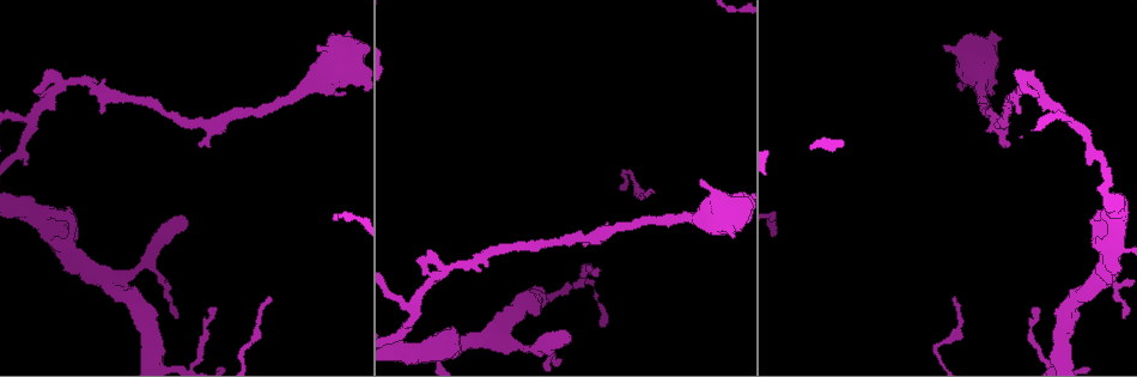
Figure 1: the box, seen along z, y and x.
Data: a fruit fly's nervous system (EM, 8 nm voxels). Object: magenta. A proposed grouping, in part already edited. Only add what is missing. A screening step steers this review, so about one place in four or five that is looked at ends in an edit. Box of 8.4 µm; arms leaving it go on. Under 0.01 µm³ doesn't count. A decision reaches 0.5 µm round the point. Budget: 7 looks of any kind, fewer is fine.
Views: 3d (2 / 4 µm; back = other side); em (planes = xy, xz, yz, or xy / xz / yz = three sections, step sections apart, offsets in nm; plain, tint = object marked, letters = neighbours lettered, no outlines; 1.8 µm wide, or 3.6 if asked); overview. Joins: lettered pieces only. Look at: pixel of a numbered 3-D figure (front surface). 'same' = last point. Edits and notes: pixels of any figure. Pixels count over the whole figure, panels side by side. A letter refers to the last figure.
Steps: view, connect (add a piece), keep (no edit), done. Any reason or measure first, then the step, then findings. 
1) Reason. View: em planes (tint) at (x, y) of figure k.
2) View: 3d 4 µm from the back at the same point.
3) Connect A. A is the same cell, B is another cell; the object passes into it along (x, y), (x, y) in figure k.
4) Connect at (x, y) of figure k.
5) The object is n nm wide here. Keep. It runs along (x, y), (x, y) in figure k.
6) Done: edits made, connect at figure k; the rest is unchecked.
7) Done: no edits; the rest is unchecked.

An open end. View: 3d 4 µm at (1022, 90) of figure 1.

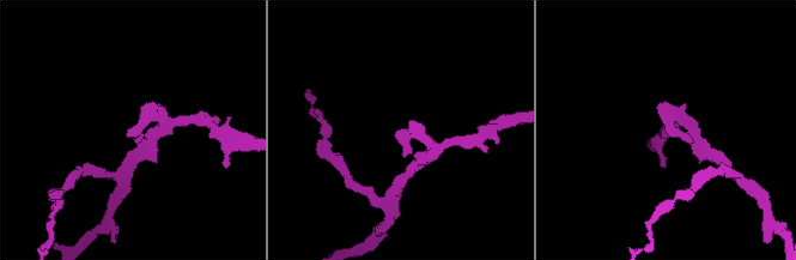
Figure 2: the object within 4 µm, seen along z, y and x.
Need the tissue. View: em planes (letters) at (397, 133) of figure 2.

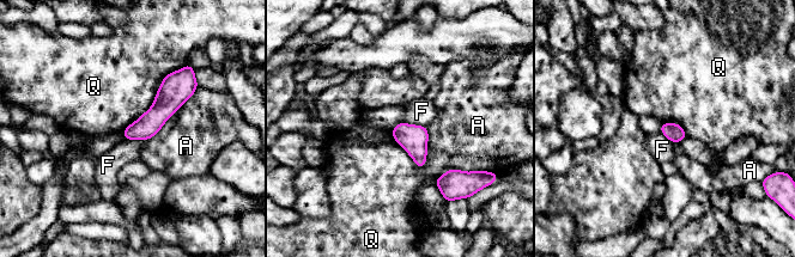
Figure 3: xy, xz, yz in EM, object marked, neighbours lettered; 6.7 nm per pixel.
Keep. A, F and Q are other cells; a border runs along (125, 138), (147, 140) in figure 3; none of them fits.

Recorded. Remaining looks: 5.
Thick end. View: 3d 4 µm at (1095, 223) of figure 1.

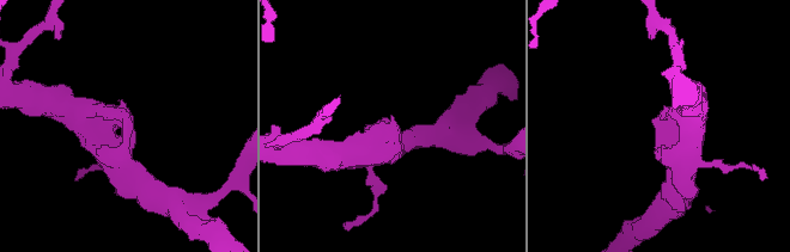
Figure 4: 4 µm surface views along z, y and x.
View: em xz step 4 (letters) at (657, 120) of figure 4.

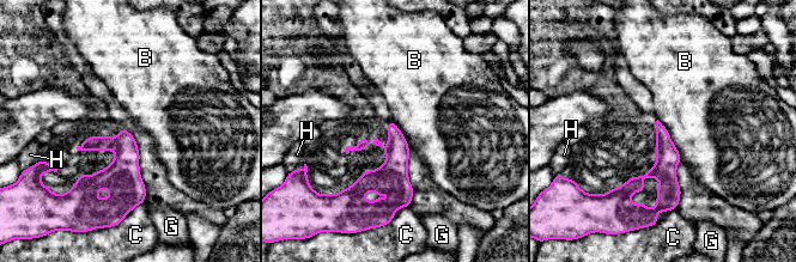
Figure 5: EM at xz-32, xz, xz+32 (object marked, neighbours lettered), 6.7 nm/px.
View: em planes (letters) at the same point.

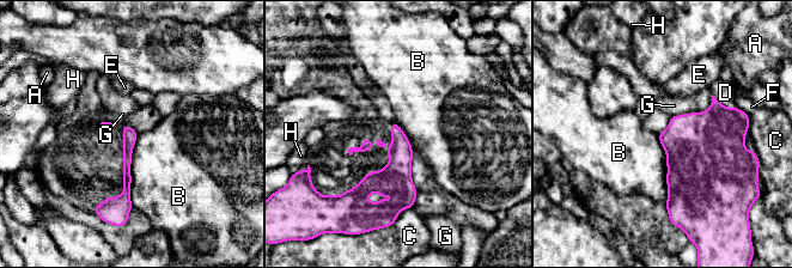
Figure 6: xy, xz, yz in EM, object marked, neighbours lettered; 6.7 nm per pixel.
Connect D. D is the same cell, A, B, C, E, F, G and H are other cells; the object passes into it along (713, 141), (723, 105), (725, 92) in figure 6; it goes on there.

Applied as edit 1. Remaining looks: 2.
Done: edits made, connect at figure 6; the rest is unchecked.

